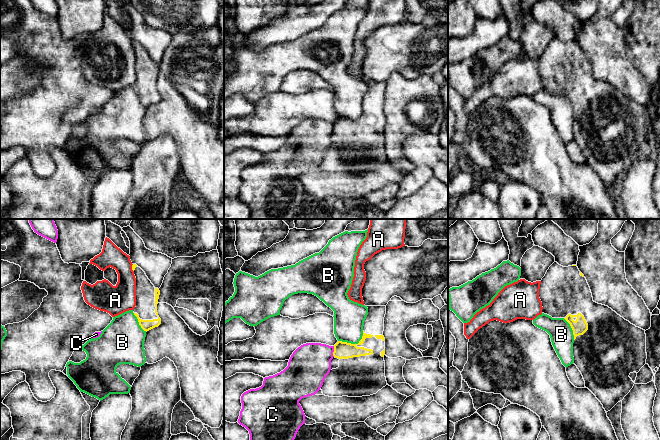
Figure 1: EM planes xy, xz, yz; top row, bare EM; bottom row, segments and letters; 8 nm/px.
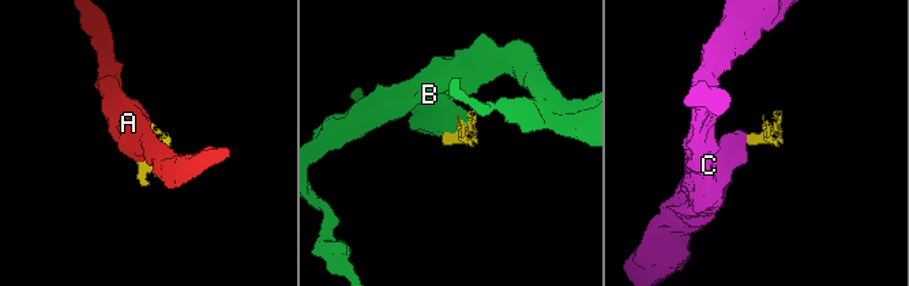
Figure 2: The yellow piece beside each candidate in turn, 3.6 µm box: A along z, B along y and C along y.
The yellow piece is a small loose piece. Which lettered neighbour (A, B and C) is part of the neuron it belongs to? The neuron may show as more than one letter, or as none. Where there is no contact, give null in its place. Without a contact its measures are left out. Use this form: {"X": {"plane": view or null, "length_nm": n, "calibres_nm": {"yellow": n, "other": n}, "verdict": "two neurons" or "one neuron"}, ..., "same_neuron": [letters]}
{"A": {"plane": "xy", "length_nm": 60, "calibres_nm": {"yellow": 40, "other": 220}, "verdict": "two neurons"}, "B": {"plane": "xz", "length_nm": 220, "calibres_nm": {"yellow": 130, "other": 260}, "verdict": "two neurons"}, "C": {"plane": "xz", "length_nm": 90, "calibres_nm": {"yellow": 130, "other": 320}, "verdict": "two neurons"}, "same_neuron": []}

